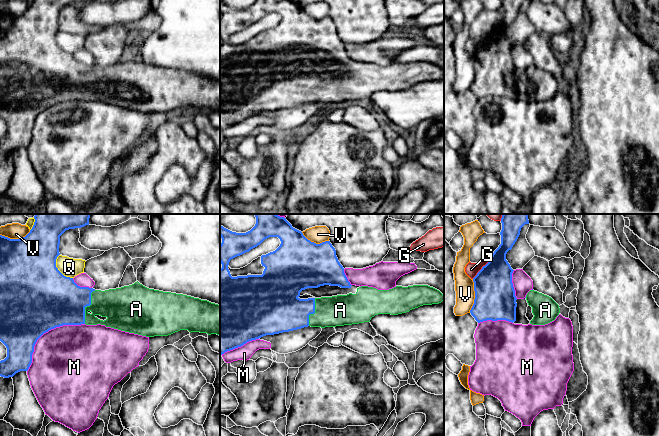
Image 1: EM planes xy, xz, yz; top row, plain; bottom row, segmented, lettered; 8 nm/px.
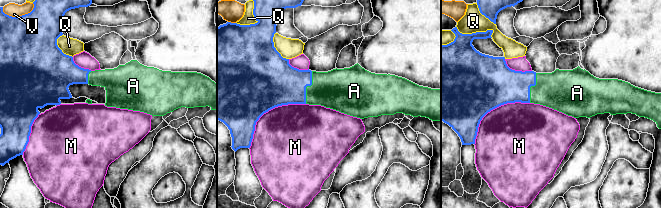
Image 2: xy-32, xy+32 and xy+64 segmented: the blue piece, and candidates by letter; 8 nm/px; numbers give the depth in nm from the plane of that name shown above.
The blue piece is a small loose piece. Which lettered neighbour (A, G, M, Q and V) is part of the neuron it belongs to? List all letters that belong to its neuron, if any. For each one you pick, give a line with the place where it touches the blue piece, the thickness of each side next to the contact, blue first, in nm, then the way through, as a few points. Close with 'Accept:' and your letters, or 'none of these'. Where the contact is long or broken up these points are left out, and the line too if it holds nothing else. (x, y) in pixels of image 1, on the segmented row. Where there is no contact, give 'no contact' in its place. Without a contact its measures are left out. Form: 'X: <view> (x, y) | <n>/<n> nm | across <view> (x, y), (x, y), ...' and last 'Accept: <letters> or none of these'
A: xy (87, 305) | 400/280 nm | across xy (57, 300), (87, 305), (118, 305)
Accept: A

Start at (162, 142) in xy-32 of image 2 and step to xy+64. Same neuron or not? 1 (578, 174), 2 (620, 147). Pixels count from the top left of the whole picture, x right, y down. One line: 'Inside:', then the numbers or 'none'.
Inside: 2

